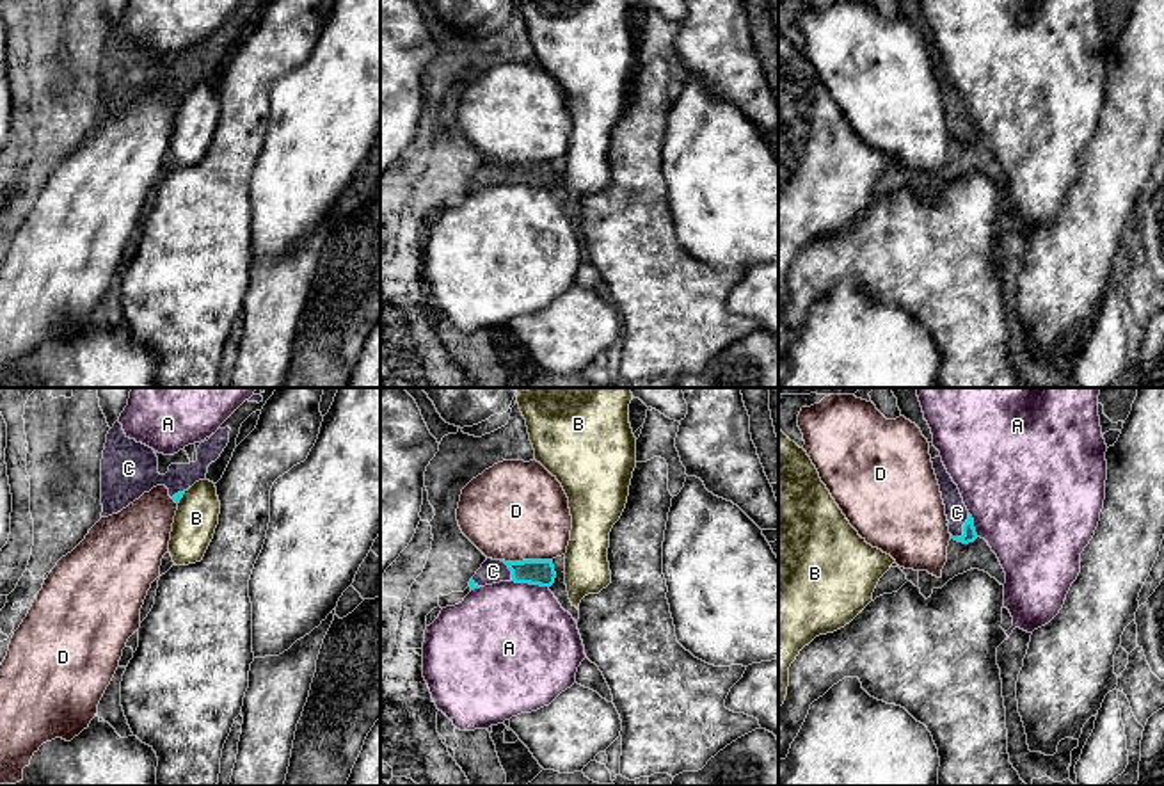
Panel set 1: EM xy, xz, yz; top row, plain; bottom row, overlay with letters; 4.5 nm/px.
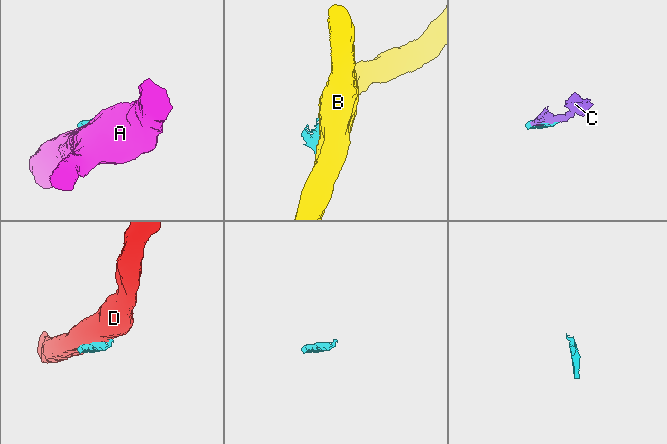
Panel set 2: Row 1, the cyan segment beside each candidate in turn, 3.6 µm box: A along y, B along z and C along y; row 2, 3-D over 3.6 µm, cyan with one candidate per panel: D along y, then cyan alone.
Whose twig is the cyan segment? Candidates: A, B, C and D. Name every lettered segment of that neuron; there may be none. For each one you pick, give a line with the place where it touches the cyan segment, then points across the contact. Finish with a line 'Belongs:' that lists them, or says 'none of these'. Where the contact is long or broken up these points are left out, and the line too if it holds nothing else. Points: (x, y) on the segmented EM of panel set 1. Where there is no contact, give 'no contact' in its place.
C: yz (964, 529)
Belongs: C

